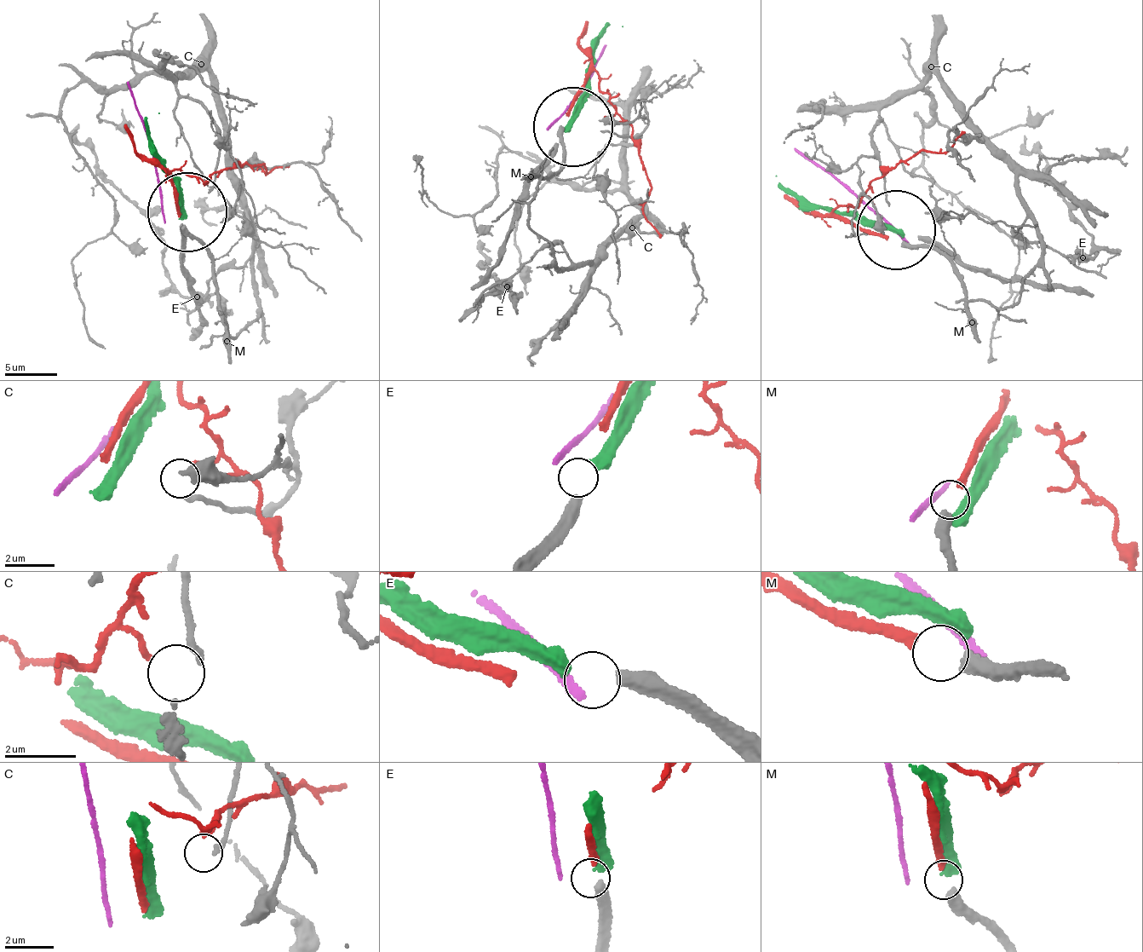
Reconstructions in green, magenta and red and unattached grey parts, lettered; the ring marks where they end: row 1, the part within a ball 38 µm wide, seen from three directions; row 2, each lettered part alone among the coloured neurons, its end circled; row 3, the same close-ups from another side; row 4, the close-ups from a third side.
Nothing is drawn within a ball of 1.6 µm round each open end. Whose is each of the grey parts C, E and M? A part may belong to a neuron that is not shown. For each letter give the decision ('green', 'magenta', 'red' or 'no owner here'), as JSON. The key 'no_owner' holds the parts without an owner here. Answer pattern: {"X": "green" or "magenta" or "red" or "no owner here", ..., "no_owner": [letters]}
{"C": "no owner here", "E": "green", "M": "red", "no_owner": ["C"]}

